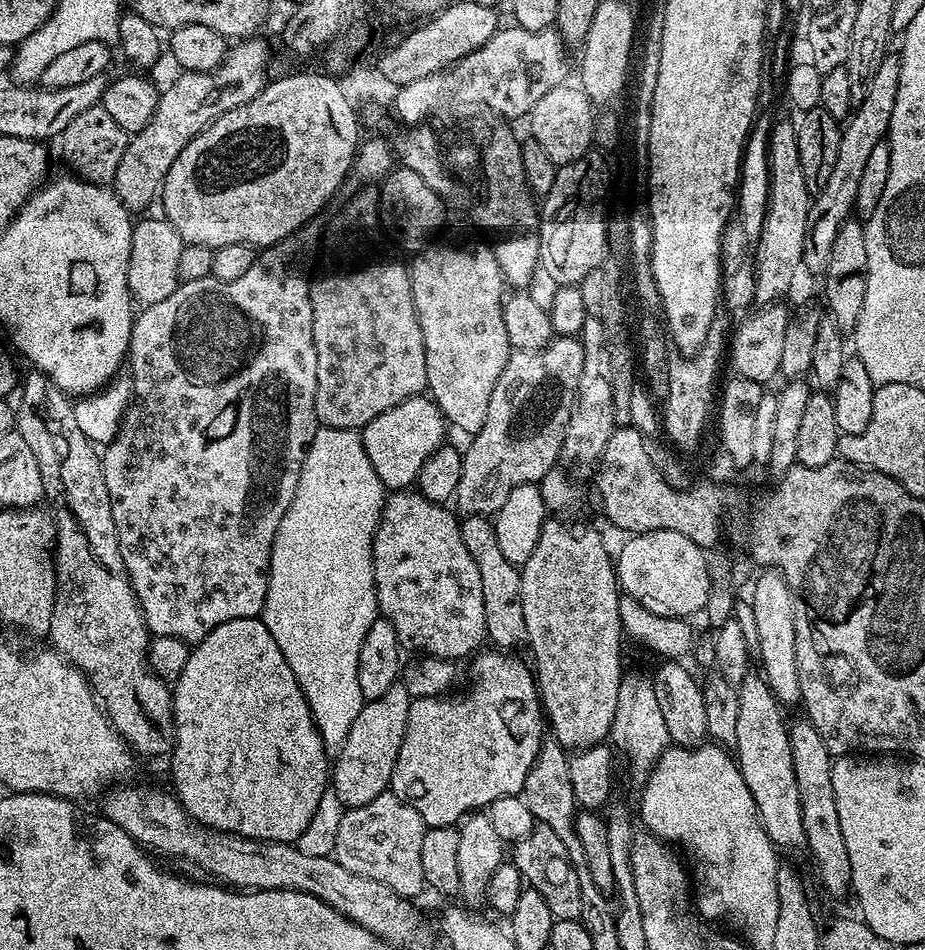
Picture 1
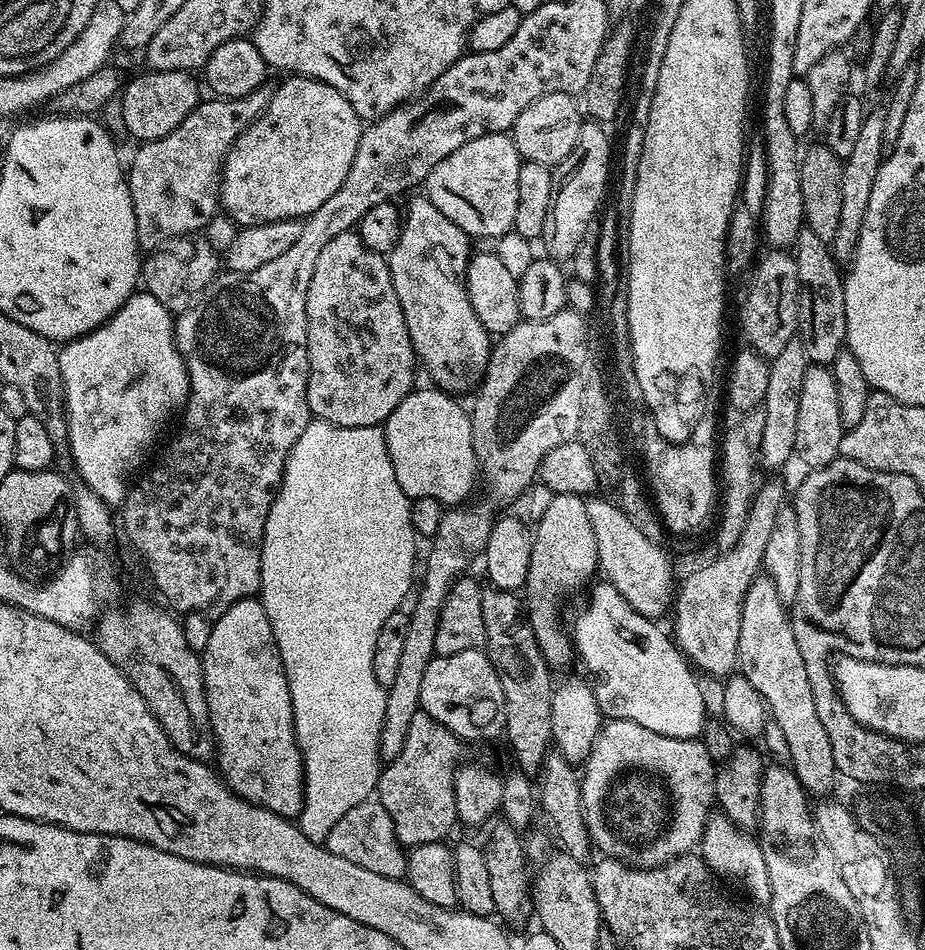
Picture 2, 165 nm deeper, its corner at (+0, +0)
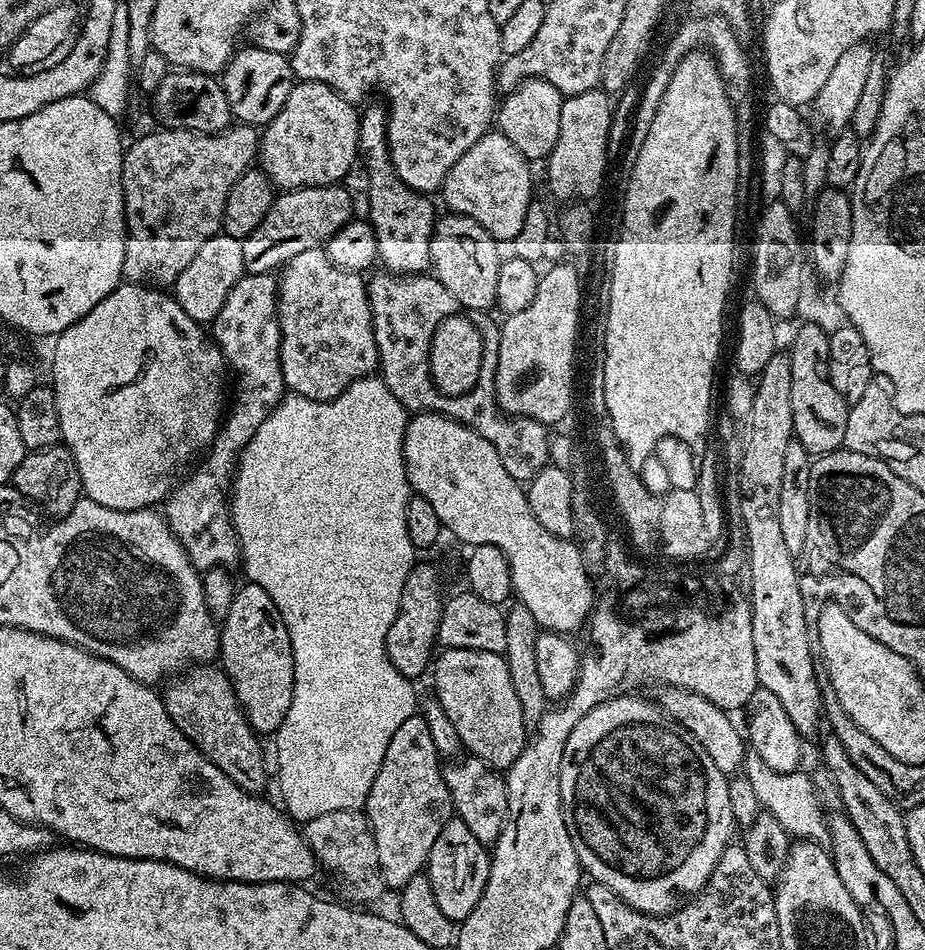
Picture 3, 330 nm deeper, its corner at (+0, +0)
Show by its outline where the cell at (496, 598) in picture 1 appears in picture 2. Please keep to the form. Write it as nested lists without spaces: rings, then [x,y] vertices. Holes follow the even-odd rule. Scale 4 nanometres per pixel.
[[[491,586],[485,587],[482,591],[482,622],[486,626],[486,651],[496,668],[498,682],[502,682],[502,694],[506,698],[506,741],[508,740],[513,754],[516,755],[515,767],[532,778],[543,768],[544,760],[553,747],[550,706],[554,672],[544,660],[532,623],[528,621],[525,605],[517,593]]]

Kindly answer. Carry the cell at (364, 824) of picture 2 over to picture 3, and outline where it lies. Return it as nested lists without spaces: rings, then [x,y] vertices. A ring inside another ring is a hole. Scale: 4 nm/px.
[[[334,810],[330,814],[322,814],[322,818],[314,818],[303,825],[304,841],[310,846],[319,867],[333,872],[340,879],[340,888],[348,896],[353,896],[355,903],[364,906],[367,900],[376,900],[386,885],[382,878],[382,870],[378,866],[378,850],[374,846],[372,827],[368,825],[368,817],[360,810]]]

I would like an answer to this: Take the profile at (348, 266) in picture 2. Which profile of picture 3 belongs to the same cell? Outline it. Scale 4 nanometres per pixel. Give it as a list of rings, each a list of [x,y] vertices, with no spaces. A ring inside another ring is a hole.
[[[323,247],[294,254],[294,258],[284,265],[282,275],[278,280],[276,319],[280,322],[280,365],[285,389],[311,400],[333,400],[356,380],[373,375],[380,363],[380,355],[374,342],[365,277],[361,273],[347,272],[334,266]]]

